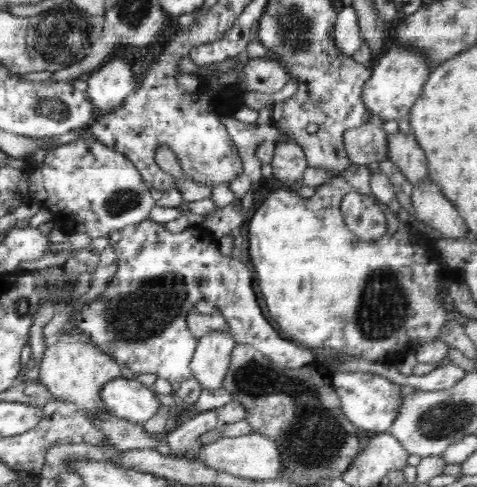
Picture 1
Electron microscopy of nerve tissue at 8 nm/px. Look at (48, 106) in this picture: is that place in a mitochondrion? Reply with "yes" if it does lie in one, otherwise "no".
yes

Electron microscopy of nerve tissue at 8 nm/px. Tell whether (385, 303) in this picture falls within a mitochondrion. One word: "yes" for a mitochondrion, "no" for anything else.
yes

